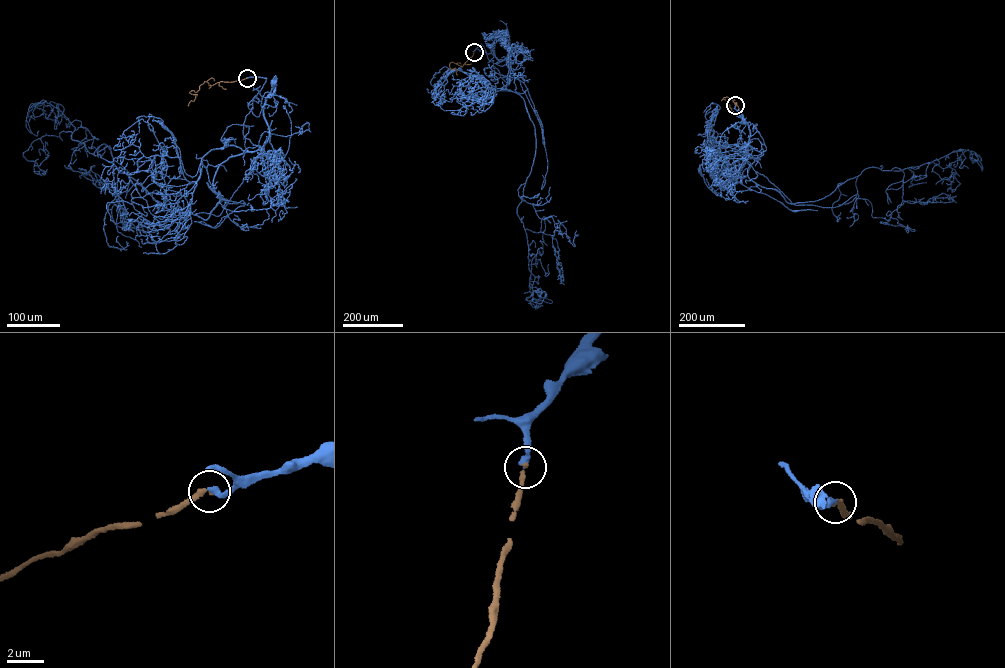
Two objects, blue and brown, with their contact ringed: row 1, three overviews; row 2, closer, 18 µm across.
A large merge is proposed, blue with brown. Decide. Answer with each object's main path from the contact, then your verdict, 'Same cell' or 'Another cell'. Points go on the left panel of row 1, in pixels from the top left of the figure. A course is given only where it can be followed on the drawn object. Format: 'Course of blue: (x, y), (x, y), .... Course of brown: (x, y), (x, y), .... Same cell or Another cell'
Course of blue: (247, 78), (266, 78), (243, 127), (246, 138), (260, 147), (268, 136), (263, 106), (274, 82). Course of brown: (247, 78), (210, 85), (204, 81), (196, 92), (190, 92), (197, 94), (188, 106). Same cell

